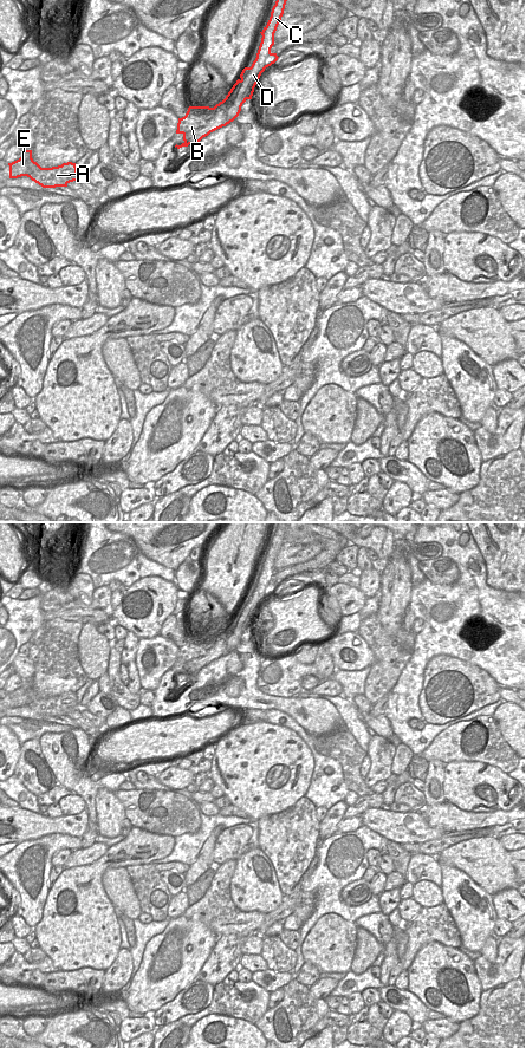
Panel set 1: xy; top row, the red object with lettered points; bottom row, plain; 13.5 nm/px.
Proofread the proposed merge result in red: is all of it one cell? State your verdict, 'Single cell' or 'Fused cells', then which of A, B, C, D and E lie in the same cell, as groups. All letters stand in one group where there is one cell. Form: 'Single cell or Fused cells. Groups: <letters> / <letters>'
Fused cells. Groups: A B E / C D

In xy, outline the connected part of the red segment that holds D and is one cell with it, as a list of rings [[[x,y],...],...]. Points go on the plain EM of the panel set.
[[[279,522],[275,534],[272,538],[270,549],[264,559],[260,561],[262,567],[256,582],[256,587],[253,591],[251,597],[245,597],[242,604],[246,604],[248,611],[252,613],[246,619],[241,630],[236,627],[240,614],[235,612],[226,627],[222,630],[225,634],[228,634],[227,638],[227,651],[233,651],[240,643],[242,633],[247,629],[252,629],[254,617],[266,597],[268,597],[267,586],[271,581],[272,575],[274,574],[274,562],[284,543],[285,534],[287,530],[288,522]]]

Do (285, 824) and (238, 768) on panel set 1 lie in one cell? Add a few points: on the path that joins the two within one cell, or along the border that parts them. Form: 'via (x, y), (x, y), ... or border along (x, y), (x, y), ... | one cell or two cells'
border along (300, 798), (287, 808), (265, 814), (257, 821) | two cells

